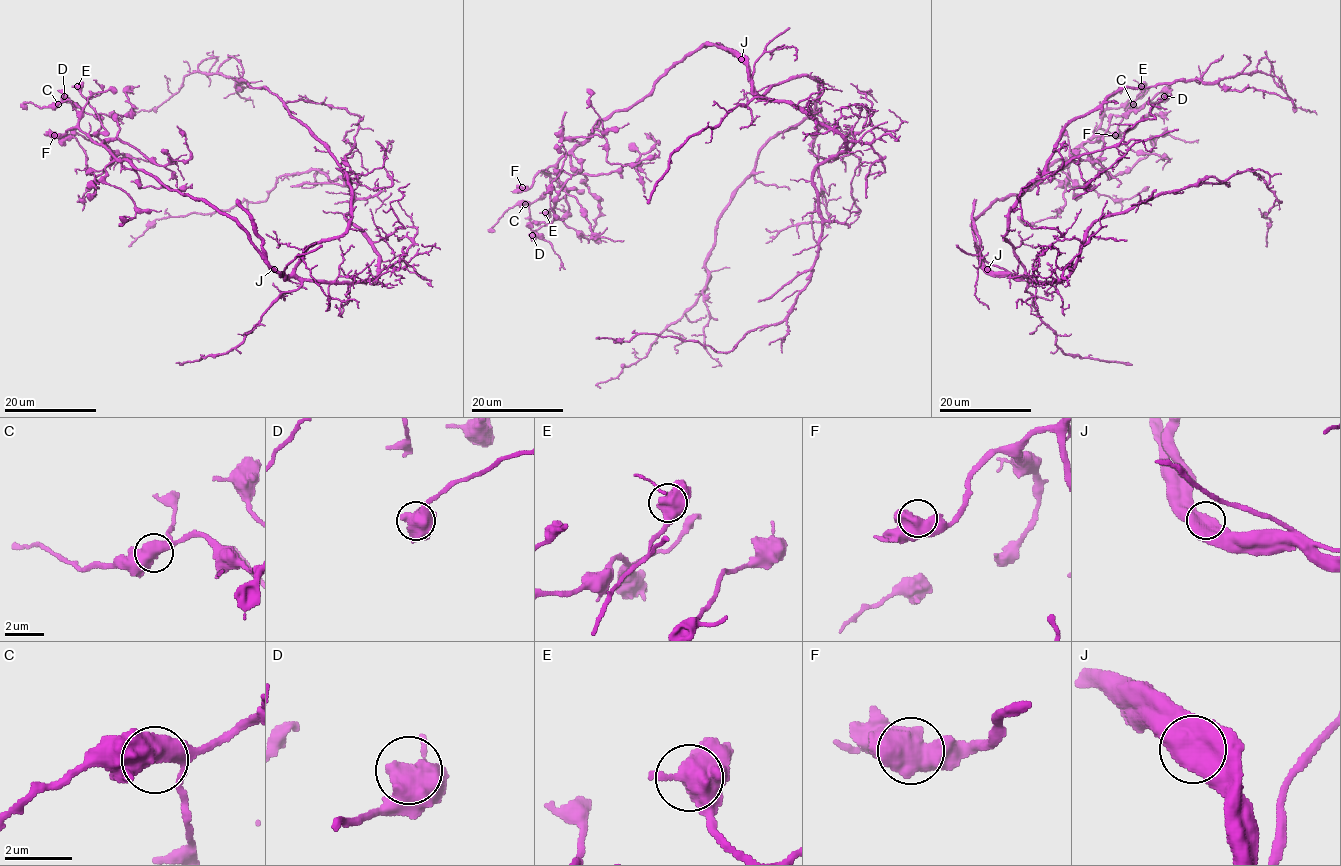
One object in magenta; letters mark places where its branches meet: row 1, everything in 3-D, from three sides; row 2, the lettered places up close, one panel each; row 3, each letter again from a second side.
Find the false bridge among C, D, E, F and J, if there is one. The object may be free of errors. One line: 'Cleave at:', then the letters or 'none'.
Cleave at: J

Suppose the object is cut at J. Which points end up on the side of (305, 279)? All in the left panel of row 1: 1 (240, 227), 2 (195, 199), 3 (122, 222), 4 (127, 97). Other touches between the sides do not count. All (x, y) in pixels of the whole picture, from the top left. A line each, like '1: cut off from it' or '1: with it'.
1: cut off from it
2: cut off from it
3: cut off from it
4: cut off from it

